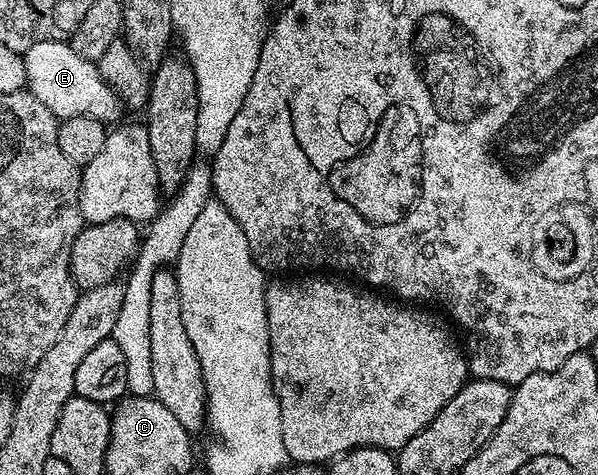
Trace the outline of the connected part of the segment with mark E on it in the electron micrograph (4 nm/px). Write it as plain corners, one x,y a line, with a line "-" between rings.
46,40
34,43
23,55
26,87
39,102
49,107
56,119
93,116
106,124
116,123
123,111
123,104
114,90
101,78
98,65
81,58
70,43

